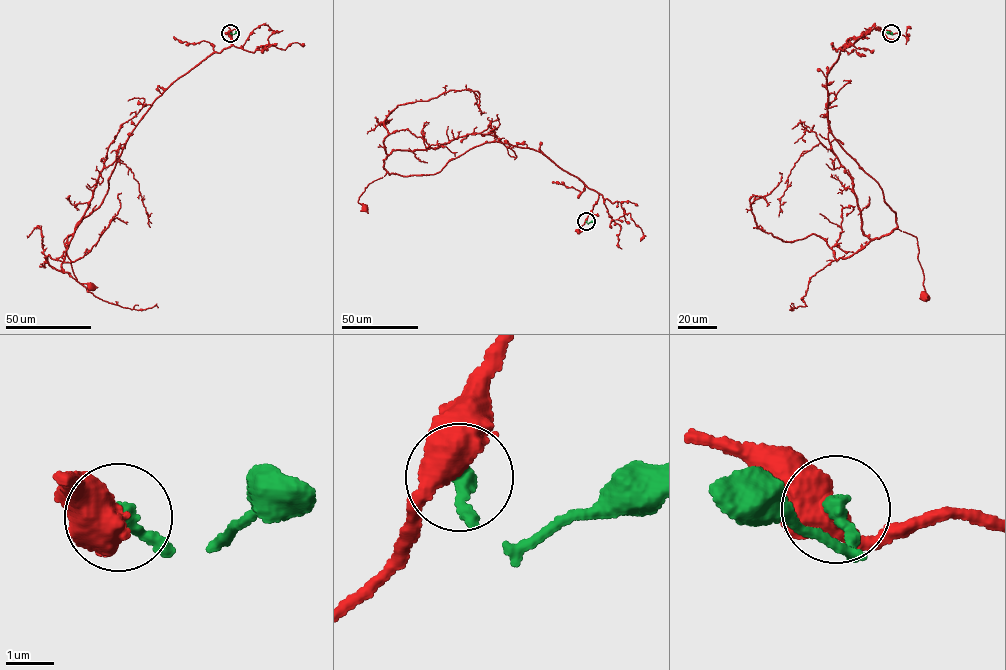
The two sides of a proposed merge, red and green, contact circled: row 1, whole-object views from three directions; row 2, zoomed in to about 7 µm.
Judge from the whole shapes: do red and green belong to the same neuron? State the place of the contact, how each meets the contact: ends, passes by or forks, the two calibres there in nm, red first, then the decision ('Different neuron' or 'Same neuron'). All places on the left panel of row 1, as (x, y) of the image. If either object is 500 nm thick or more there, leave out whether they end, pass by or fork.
Place: (230, 33). Thickness 550 nm (red) against 280 nm. Different neuron

